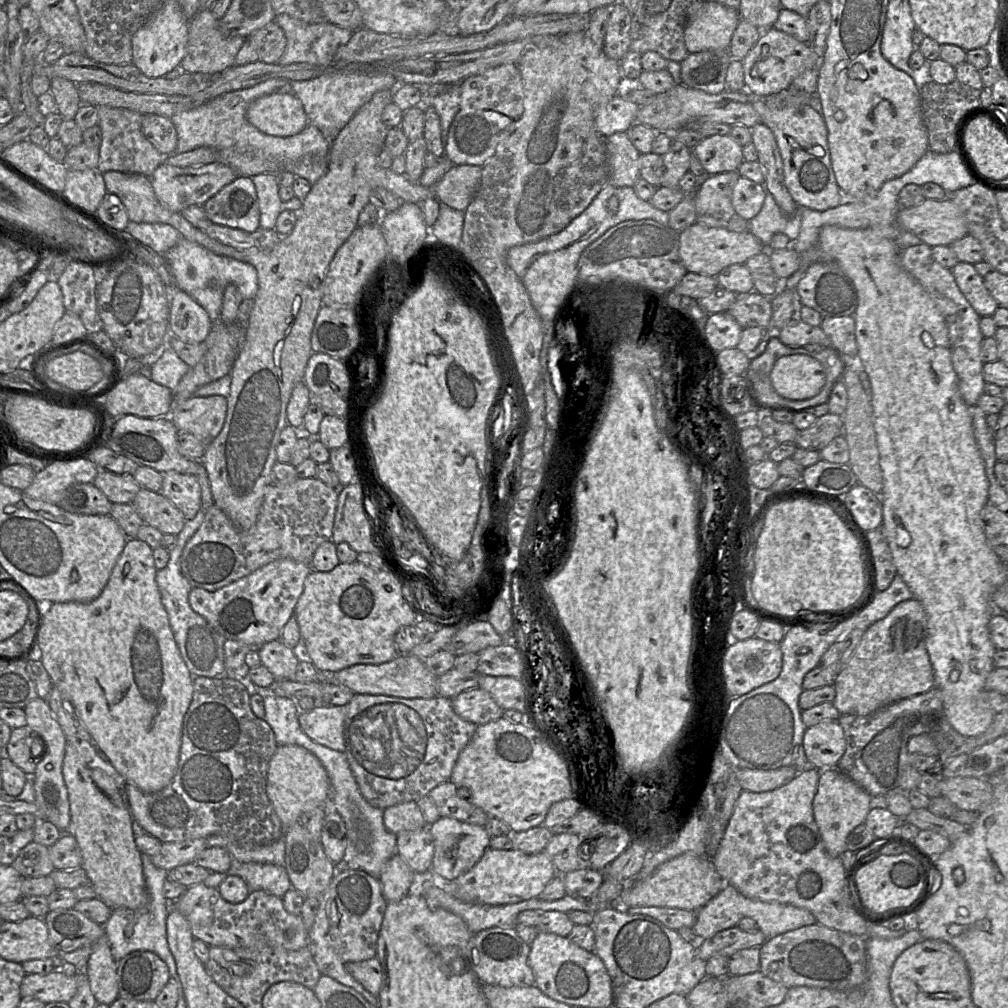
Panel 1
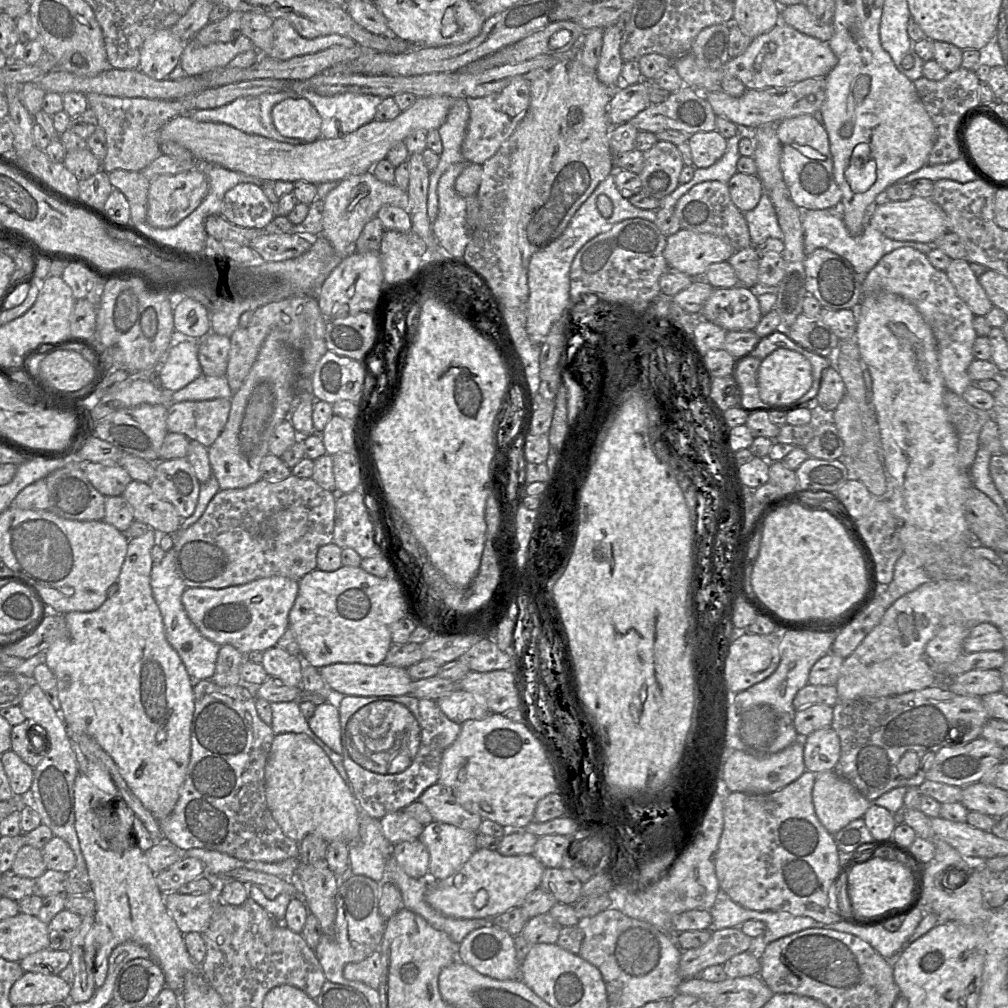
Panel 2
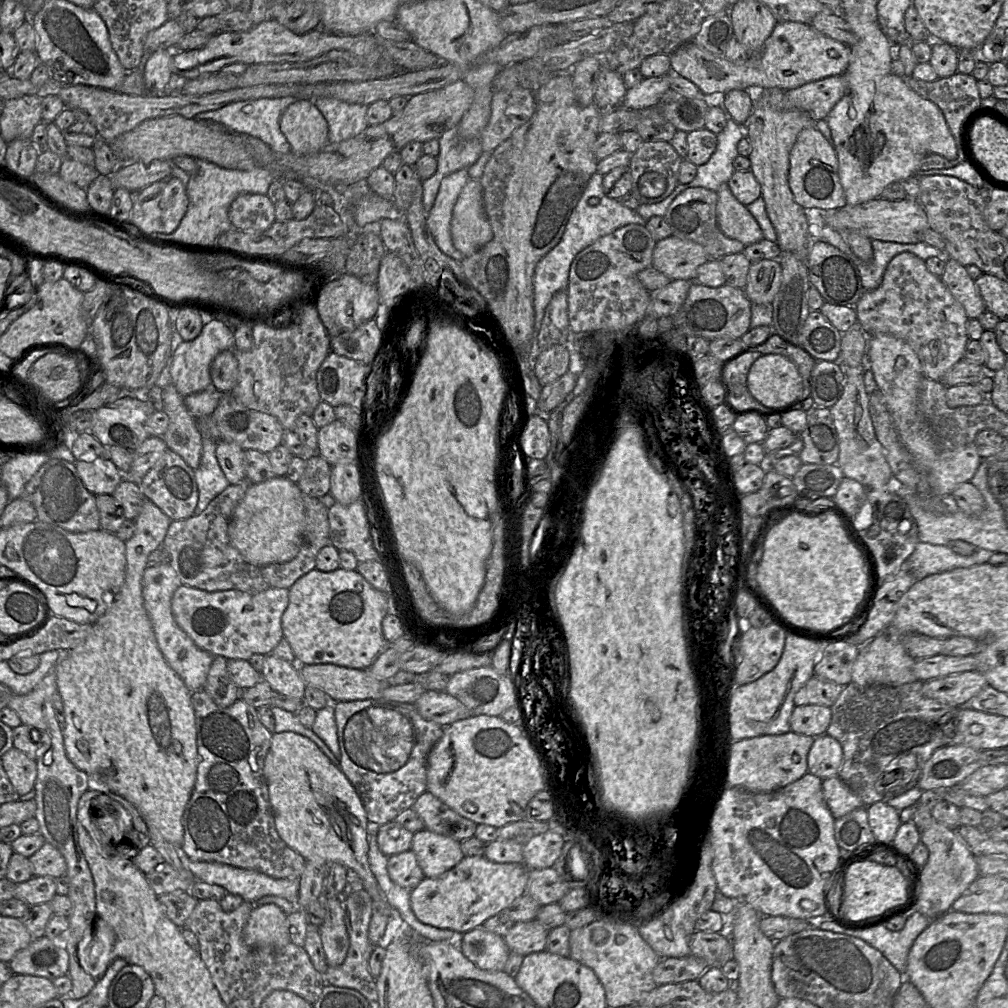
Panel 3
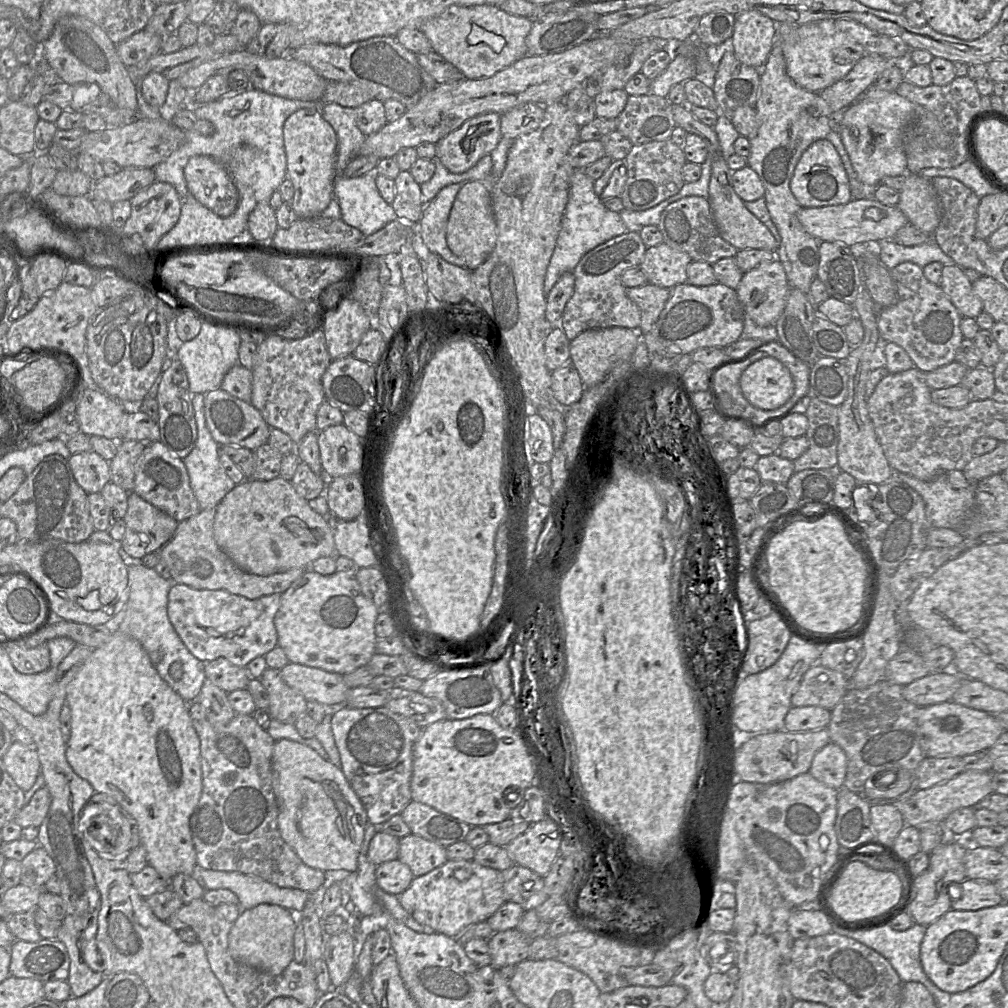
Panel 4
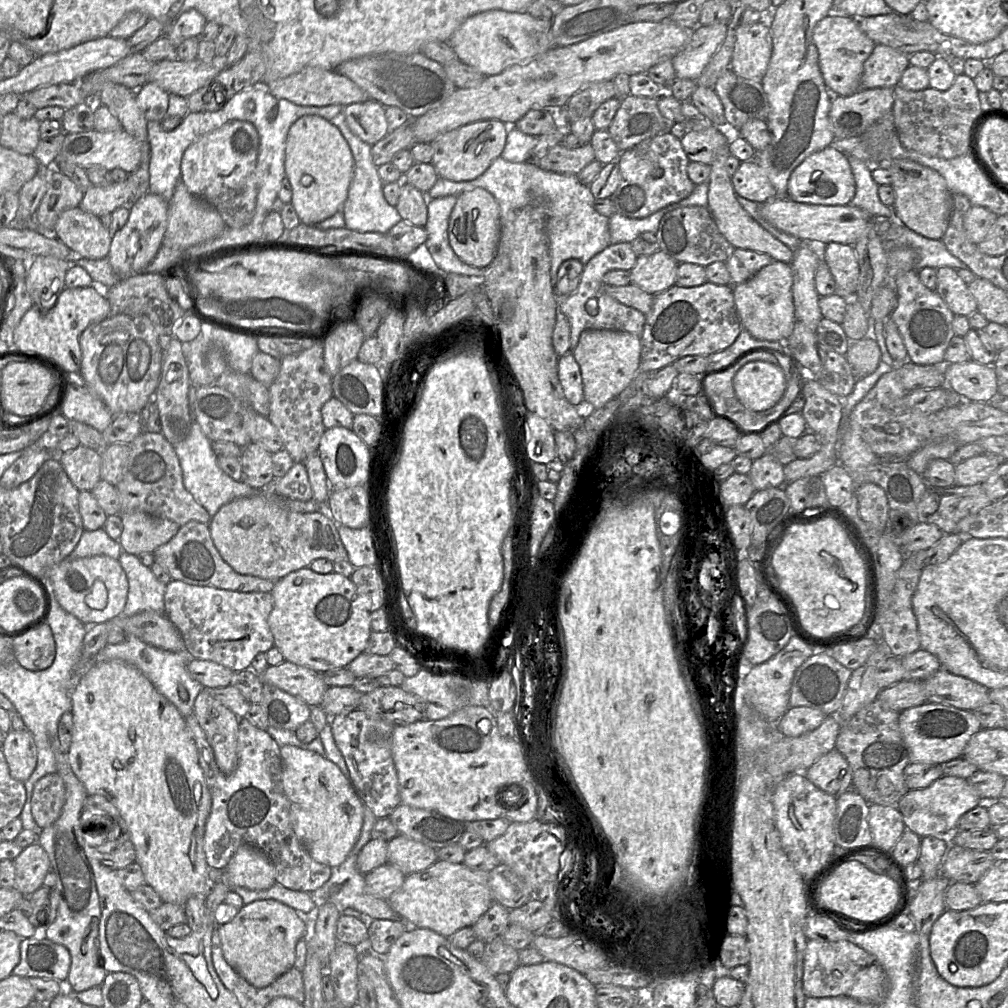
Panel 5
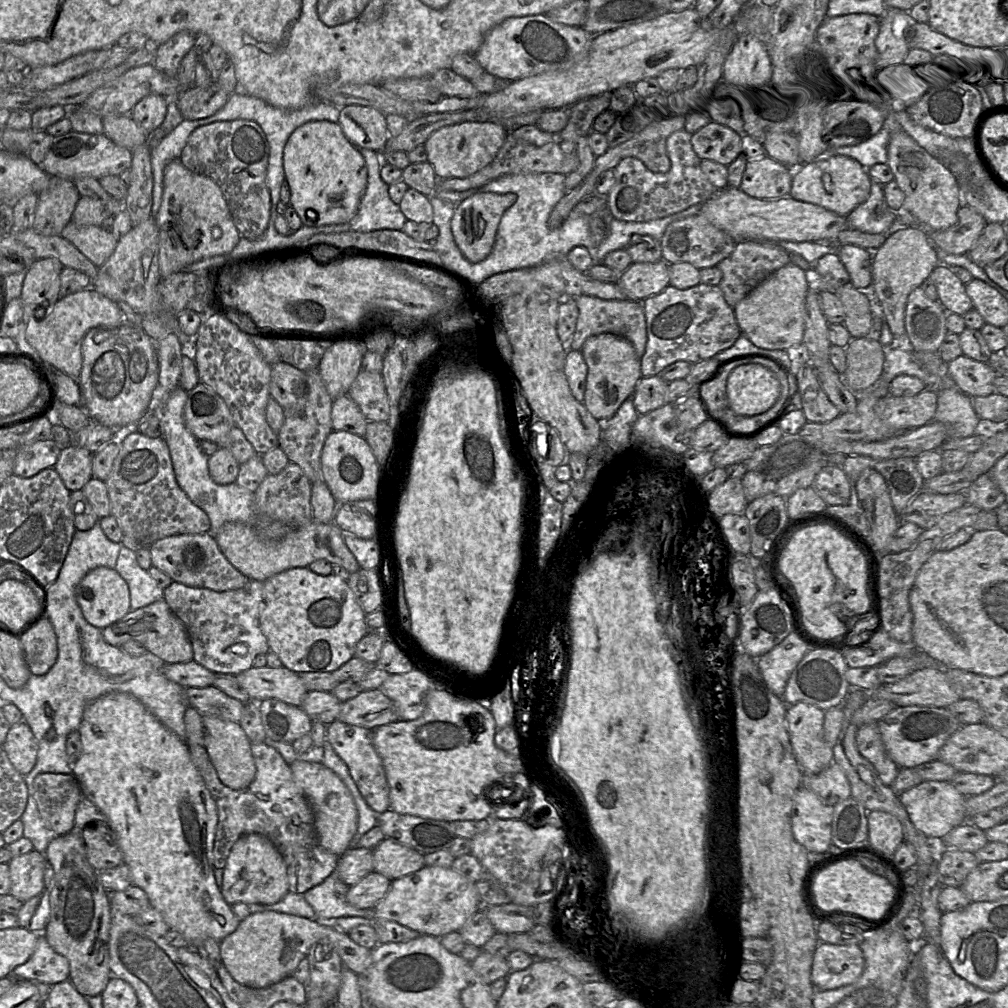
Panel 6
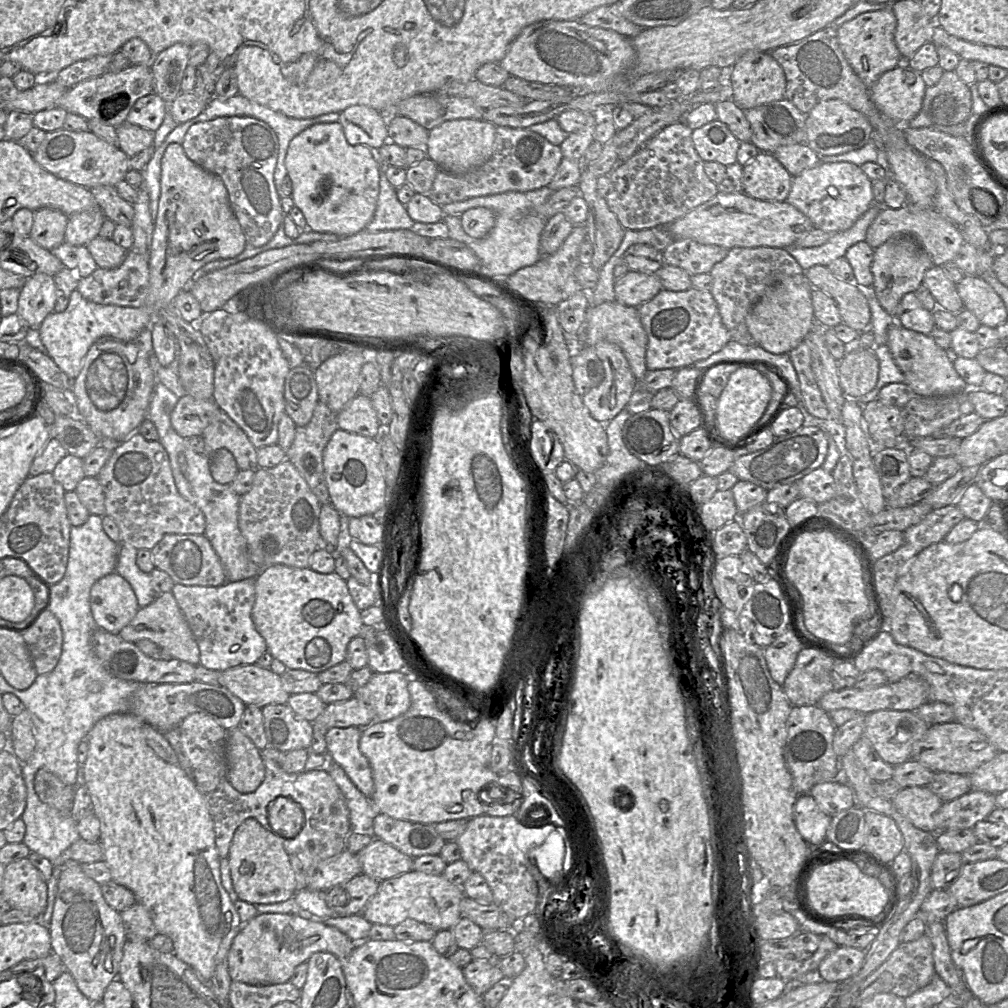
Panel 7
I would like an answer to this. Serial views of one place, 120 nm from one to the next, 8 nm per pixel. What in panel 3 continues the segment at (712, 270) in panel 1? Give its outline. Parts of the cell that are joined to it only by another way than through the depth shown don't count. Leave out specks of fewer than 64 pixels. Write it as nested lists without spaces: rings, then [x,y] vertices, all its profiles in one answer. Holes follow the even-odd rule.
[[[671,235],[656,243],[652,255],[652,267],[671,281],[696,281],[698,267],[709,259],[700,244]]]

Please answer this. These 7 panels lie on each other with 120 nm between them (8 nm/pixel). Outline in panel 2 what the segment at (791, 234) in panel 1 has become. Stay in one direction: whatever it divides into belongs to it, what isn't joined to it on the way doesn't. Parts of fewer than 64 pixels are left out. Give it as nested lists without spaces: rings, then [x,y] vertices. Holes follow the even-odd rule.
[[[763,192],[754,209],[743,212],[743,214],[748,225],[752,245],[757,246],[770,237],[783,241],[783,232],[767,192]]]

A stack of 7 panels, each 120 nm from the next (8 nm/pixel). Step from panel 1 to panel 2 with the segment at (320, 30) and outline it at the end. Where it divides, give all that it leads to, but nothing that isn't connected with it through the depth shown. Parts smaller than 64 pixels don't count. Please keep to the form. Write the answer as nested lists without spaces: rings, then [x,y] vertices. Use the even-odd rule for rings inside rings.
[[[283,18],[273,19],[272,26],[274,42],[266,56],[278,60],[317,53],[335,45],[352,47],[356,44],[351,38],[338,34],[328,34],[312,39],[304,38]]]

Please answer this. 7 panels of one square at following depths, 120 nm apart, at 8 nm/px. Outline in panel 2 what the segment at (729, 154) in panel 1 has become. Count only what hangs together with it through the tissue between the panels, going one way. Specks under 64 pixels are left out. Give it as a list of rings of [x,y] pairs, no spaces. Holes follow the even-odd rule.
[[[716,130],[698,132],[688,138],[695,168],[707,168],[718,161],[726,151],[727,139]]]

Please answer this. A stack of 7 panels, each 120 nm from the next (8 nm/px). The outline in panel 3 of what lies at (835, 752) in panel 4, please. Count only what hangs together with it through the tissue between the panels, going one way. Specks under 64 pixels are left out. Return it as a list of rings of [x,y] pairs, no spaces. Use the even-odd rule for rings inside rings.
[[[827,734],[813,738],[815,740],[807,755],[808,772],[820,779],[838,776],[843,760],[842,746]]]

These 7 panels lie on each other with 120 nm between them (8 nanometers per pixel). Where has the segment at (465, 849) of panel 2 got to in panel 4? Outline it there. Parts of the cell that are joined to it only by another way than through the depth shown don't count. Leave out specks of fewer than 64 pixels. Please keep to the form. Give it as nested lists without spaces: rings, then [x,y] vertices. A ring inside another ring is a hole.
[[[410,833],[399,839],[398,859],[418,877],[448,861],[446,848]]]

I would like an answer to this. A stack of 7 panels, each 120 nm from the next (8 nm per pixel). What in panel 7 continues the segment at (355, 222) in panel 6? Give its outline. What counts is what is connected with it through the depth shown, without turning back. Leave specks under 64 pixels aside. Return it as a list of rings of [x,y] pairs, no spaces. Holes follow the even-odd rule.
[[[380,163],[379,197],[373,219],[365,228],[368,232],[411,230],[415,223],[409,216],[406,206],[399,201],[397,190],[386,177],[388,167],[388,165]]]

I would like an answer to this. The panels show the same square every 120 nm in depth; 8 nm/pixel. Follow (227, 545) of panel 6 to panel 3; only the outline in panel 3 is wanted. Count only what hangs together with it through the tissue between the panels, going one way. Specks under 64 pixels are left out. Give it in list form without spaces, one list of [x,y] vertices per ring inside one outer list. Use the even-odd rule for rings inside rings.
[[[286,476],[251,484],[233,511],[228,525],[232,545],[254,566],[285,563],[294,559],[304,543],[305,513],[302,492]]]

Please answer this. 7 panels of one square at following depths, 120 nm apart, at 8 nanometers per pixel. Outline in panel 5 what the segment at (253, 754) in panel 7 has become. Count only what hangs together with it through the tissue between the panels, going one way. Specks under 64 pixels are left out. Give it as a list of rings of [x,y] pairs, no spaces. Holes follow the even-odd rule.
[[[204,689],[194,701],[193,713],[213,750],[218,768],[224,774],[231,774],[238,763],[240,719]]]

